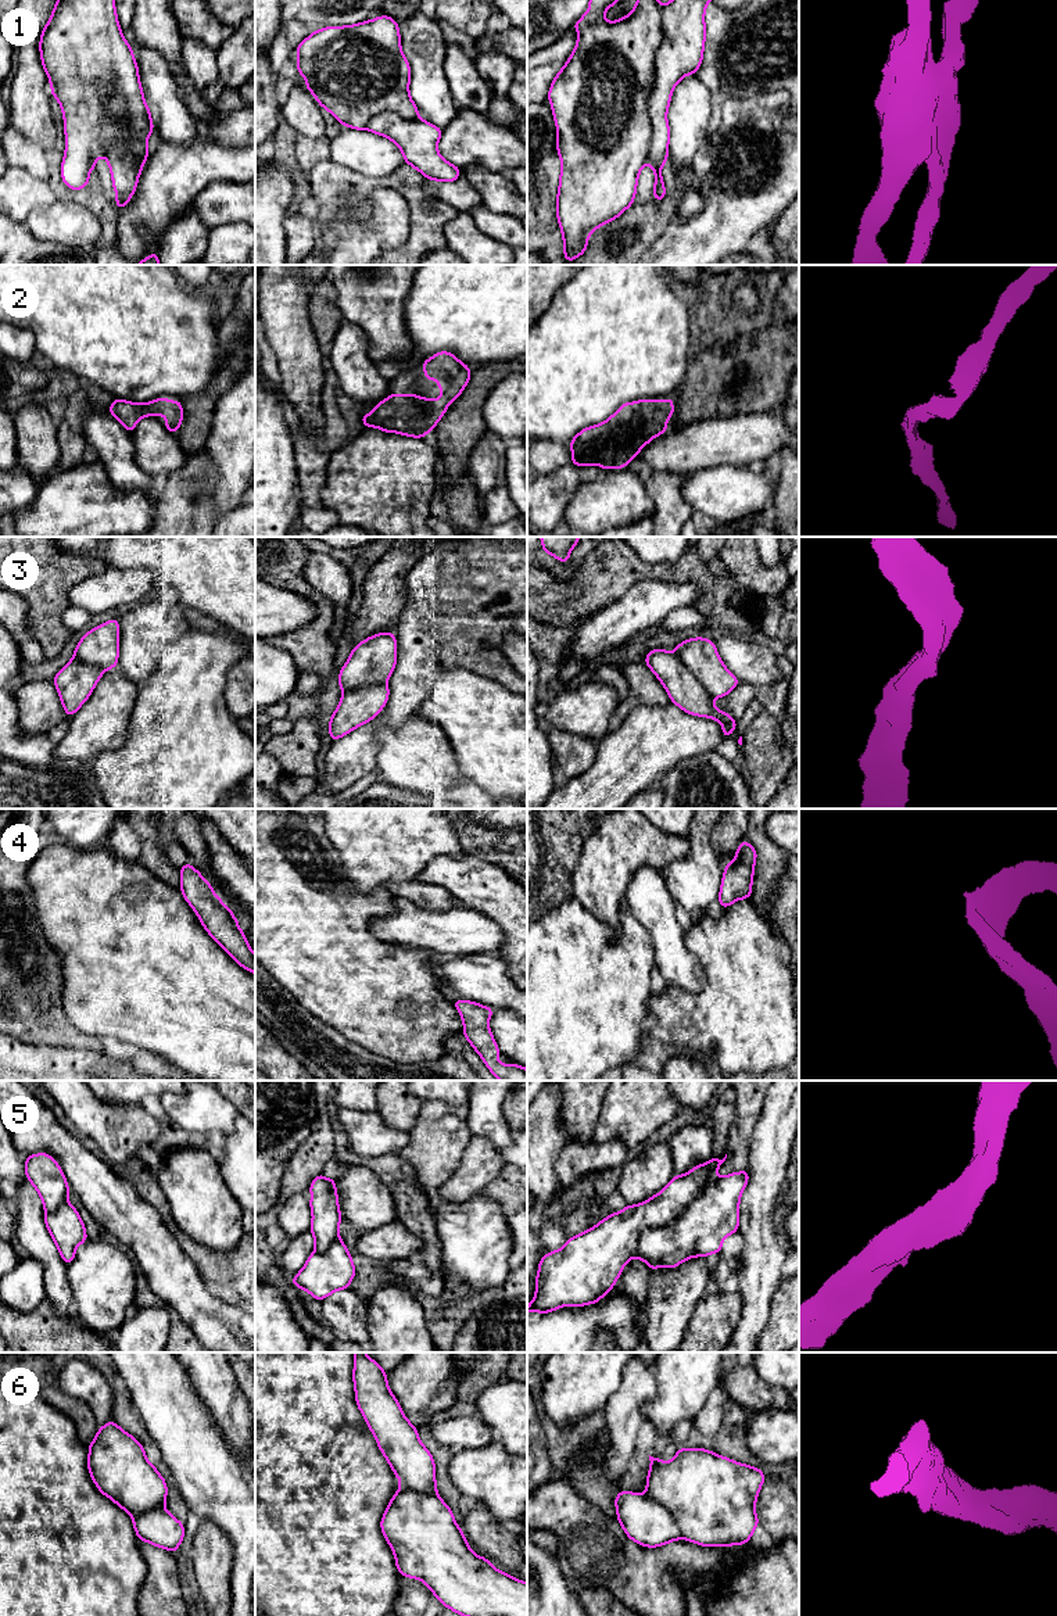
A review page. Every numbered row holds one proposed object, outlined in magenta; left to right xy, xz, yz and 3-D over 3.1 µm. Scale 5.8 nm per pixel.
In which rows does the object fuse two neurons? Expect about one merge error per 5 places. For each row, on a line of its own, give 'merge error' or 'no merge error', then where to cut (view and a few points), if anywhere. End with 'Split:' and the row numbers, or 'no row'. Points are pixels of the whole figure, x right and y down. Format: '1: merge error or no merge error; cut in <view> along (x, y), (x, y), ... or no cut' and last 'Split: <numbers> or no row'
1: merge error; cut in yz along (663, 7), (645, 161)
2: no merge error; no cut
3: no merge error; no cut
4: no merge error; no cut
5: no merge error; no cut
6: no merge error; no cut
Split: 1

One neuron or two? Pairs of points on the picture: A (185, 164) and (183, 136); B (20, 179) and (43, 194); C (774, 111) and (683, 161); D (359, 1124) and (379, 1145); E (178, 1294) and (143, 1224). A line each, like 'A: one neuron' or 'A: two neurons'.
A: two neurons
B: one neuron
C: two neurons
D: one neuron
E: one neuron

